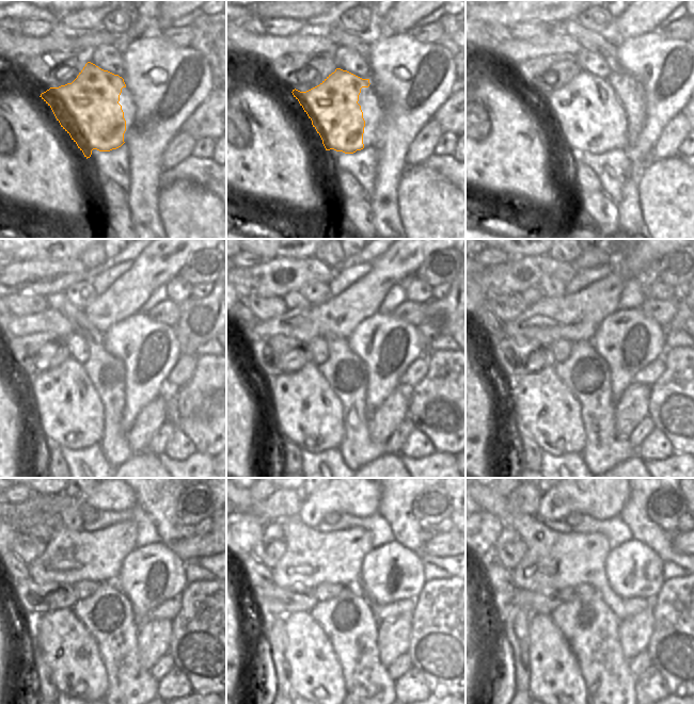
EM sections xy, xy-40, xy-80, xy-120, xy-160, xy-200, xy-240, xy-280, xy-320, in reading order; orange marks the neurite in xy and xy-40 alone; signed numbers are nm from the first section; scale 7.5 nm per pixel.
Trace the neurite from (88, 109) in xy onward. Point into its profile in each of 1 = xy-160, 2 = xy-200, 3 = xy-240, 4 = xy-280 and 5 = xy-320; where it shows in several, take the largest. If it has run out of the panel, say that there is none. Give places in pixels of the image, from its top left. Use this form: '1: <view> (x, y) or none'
1: xy-160 (319, 428)
2: xy-200 (558, 430)
3: xy-240 (79, 672)
4: xy-280 (316, 675)
5: xy-320 (555, 680)

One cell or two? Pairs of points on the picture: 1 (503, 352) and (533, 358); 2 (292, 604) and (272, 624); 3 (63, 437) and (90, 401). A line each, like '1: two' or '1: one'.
1: one
2: two
3: one

